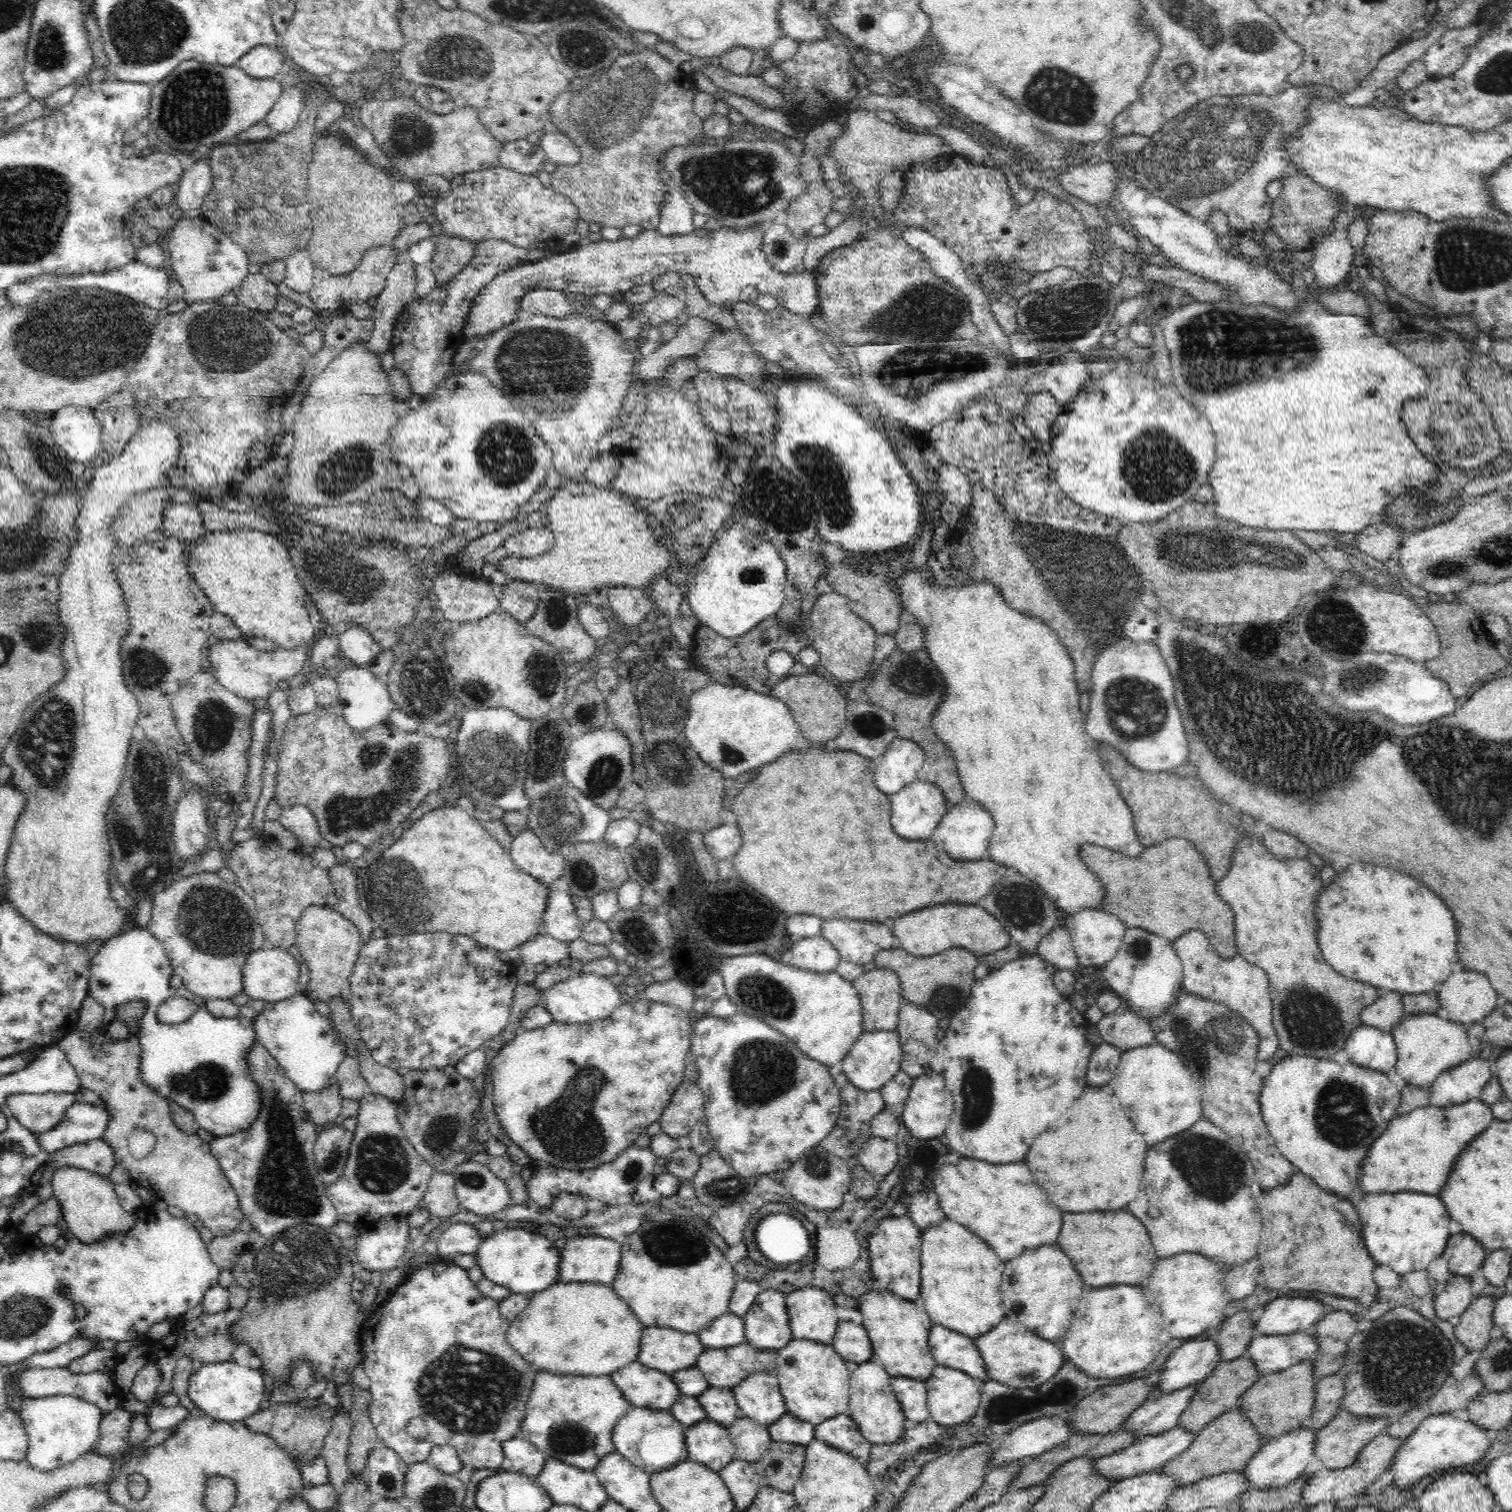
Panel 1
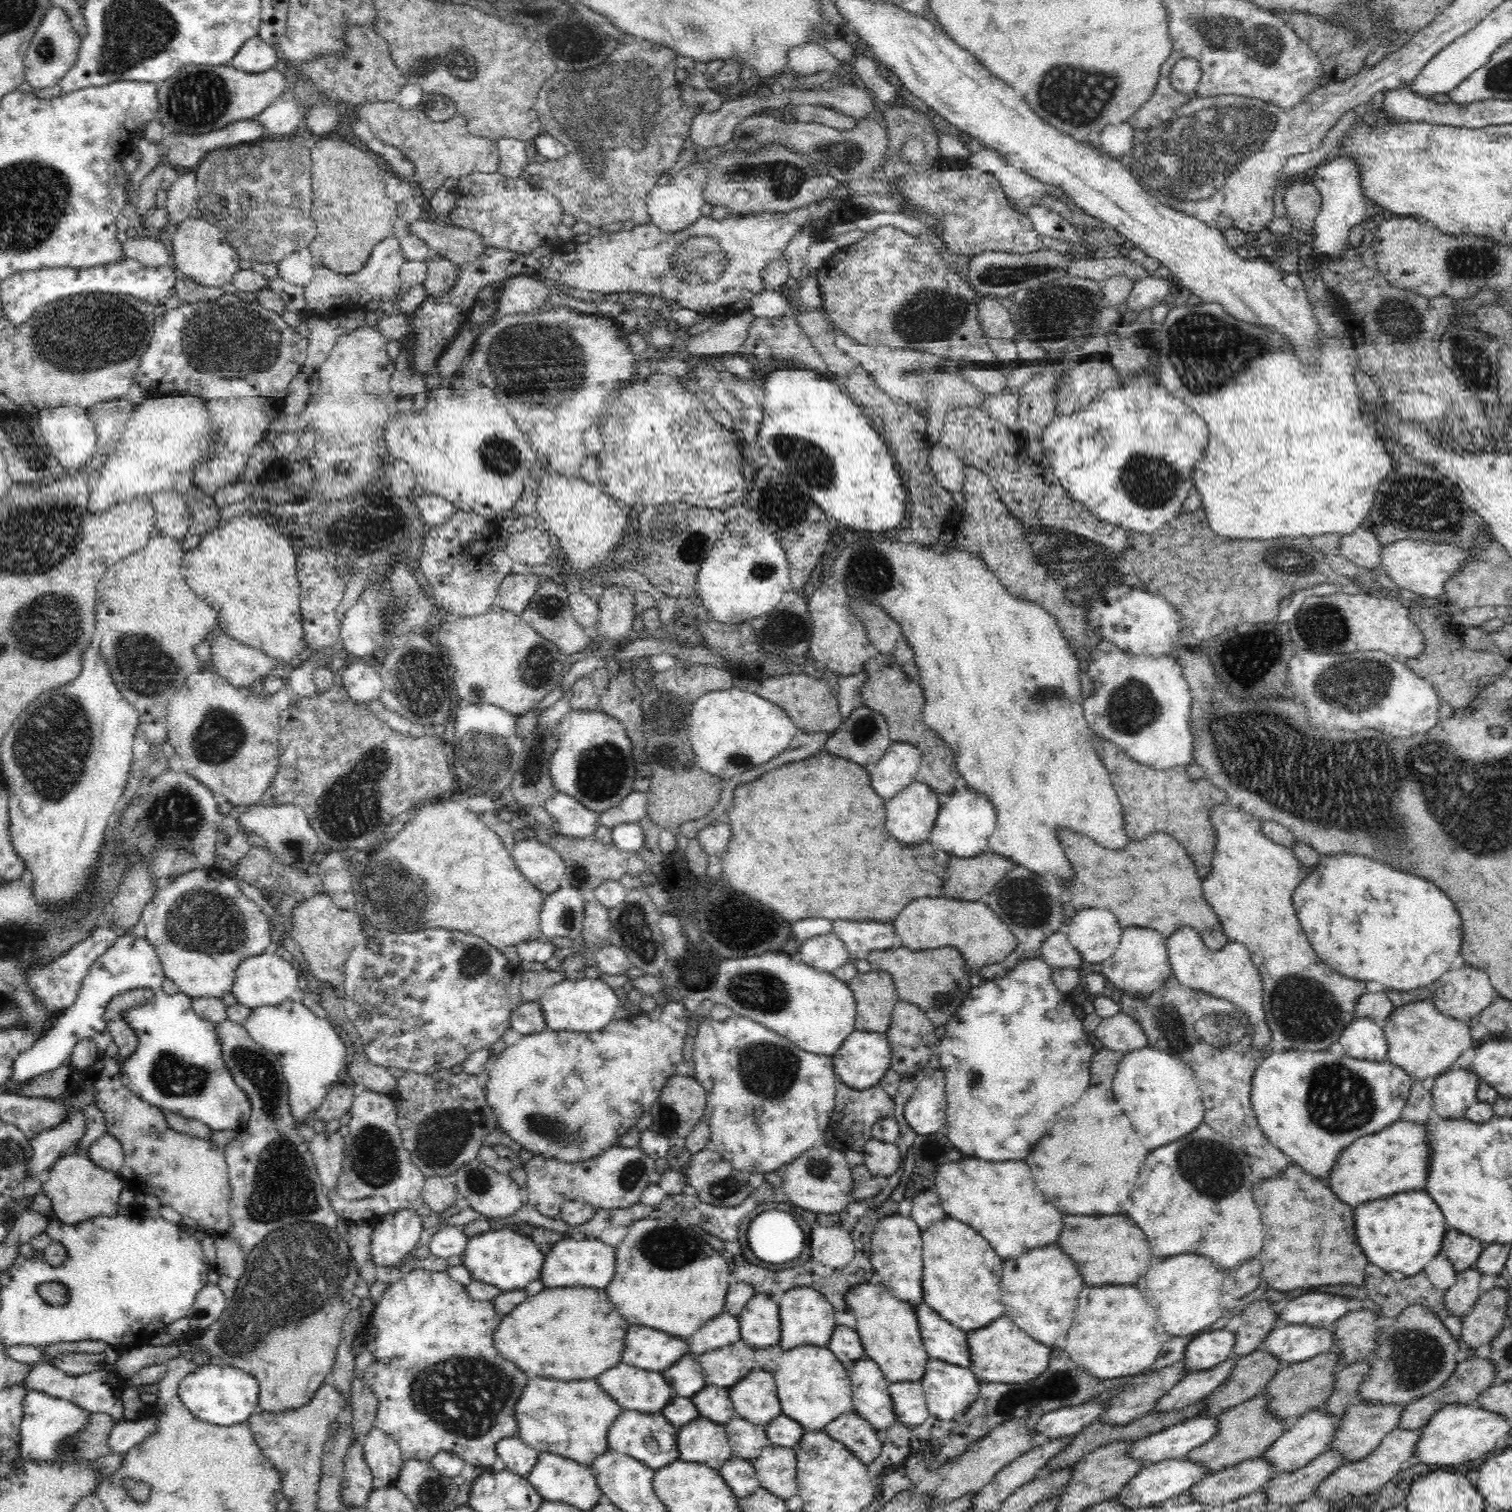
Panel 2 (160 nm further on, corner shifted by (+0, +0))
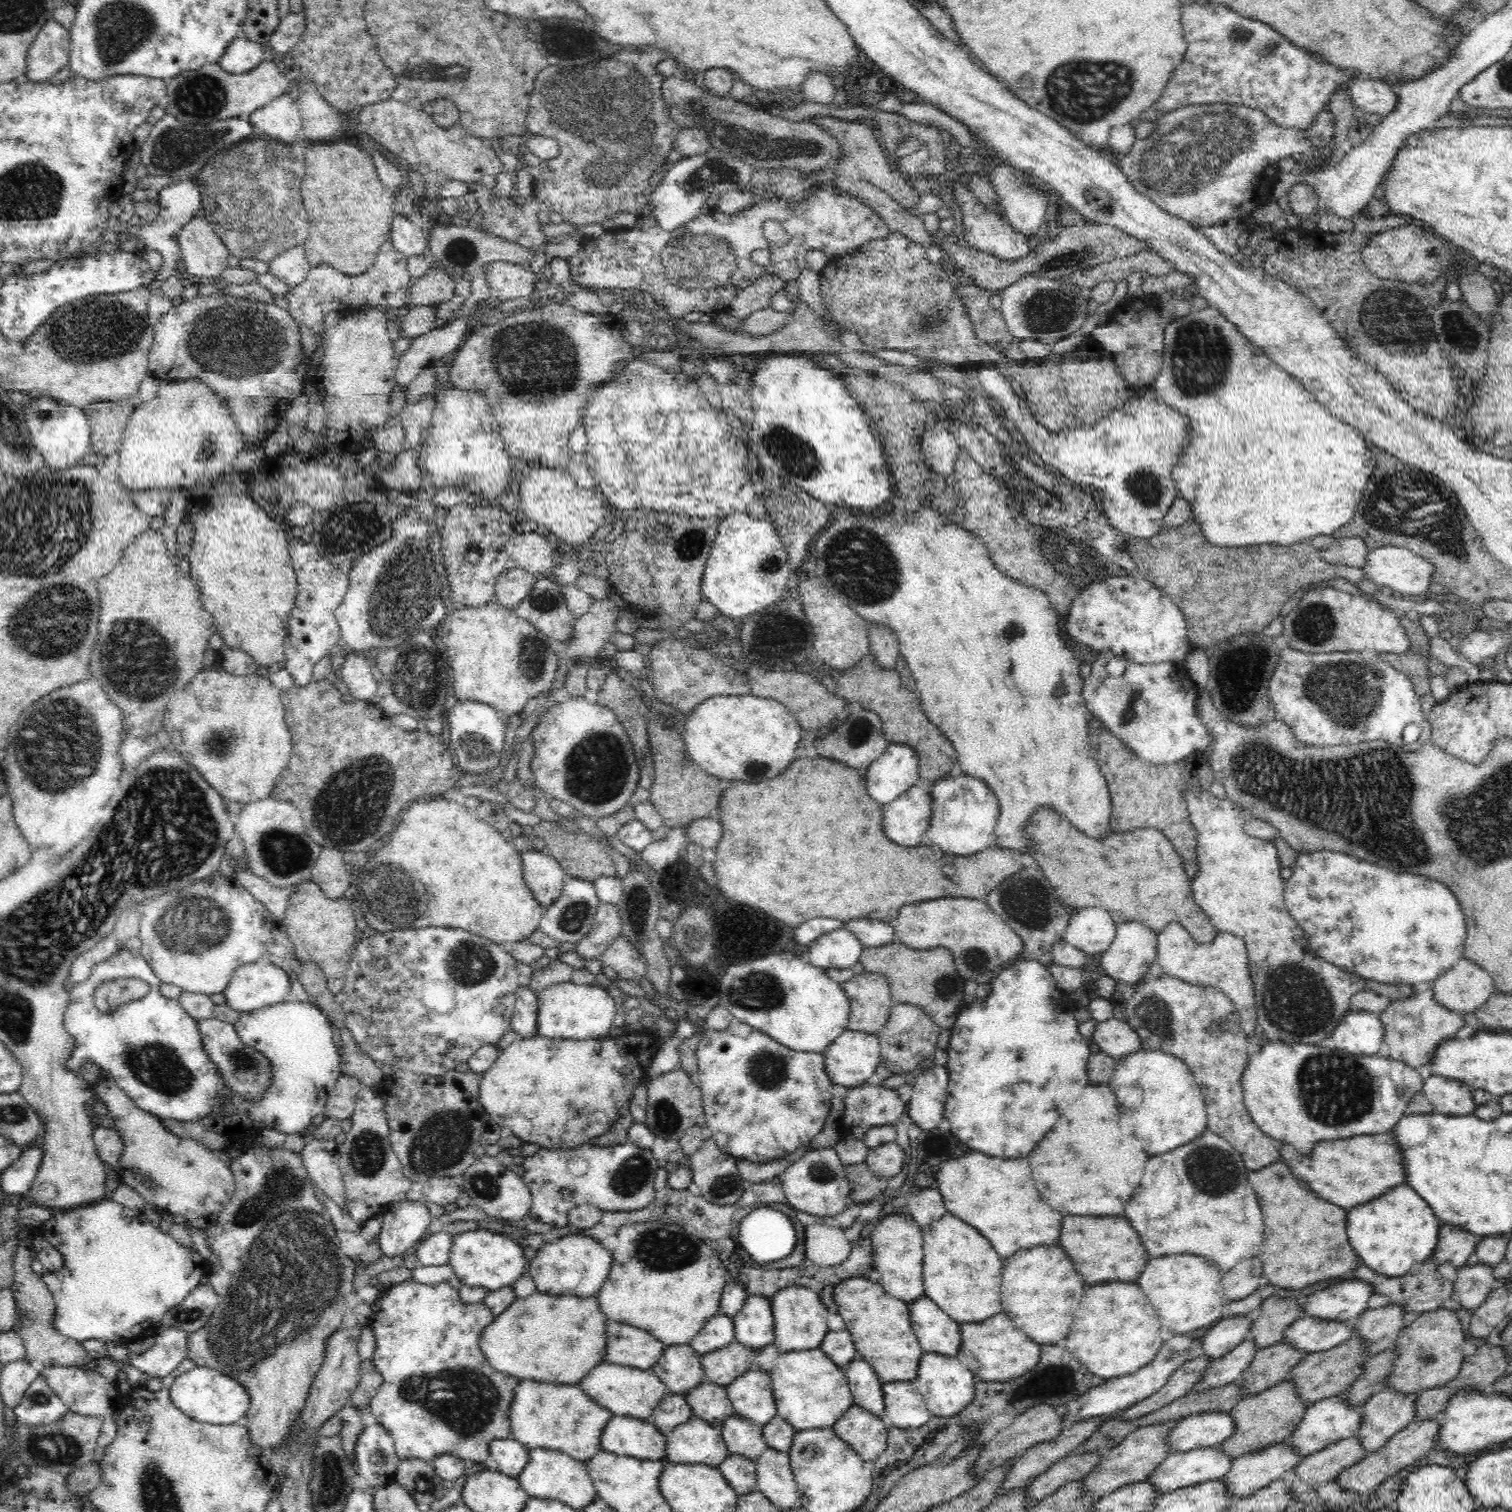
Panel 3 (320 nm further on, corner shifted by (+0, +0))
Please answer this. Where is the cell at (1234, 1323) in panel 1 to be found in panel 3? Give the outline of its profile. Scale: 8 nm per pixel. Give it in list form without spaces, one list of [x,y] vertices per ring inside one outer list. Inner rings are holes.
[[[1277,1296],[1266,1298],[1260,1307],[1261,1313],[1252,1322],[1247,1334],[1247,1338],[1254,1339],[1259,1349],[1282,1341],[1286,1328],[1302,1313],[1302,1302]]]

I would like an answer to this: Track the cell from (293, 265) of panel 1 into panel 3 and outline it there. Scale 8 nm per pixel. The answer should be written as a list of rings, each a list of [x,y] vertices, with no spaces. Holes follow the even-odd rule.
[[[303,245],[289,248],[269,262],[269,273],[292,287],[300,284],[310,269]]]

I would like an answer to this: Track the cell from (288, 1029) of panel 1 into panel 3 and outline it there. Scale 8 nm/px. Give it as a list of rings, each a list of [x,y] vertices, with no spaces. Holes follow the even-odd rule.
[[[284,1002],[242,1013],[236,1027],[240,1040],[250,1048],[270,1058],[272,1084],[258,1100],[244,1100],[232,1091],[229,1101],[219,1113],[196,1120],[208,1130],[223,1136],[226,1142],[251,1136],[255,1141],[261,1130],[278,1130],[284,1134],[303,1134],[318,1114],[324,1113],[327,1098],[335,1089],[342,1074],[341,1056],[334,1042],[332,1030],[319,1007],[312,1002]]]

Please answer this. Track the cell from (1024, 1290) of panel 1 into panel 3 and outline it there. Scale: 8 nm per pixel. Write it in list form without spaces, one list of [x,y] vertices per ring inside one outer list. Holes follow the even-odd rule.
[[[1040,1246],[1016,1252],[1004,1264],[1004,1278],[1002,1278],[1002,1308],[1010,1316],[1020,1330],[1024,1330],[1034,1342],[1038,1344],[1056,1344],[1058,1340],[1066,1338],[1074,1320],[1074,1312],[1078,1310],[1078,1302],[1084,1292],[1084,1282],[1076,1274],[1074,1264],[1068,1260],[1066,1252],[1058,1246]]]

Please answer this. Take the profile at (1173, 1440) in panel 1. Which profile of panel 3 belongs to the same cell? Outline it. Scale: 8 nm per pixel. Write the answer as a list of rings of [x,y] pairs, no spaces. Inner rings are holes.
[[[1229,1412],[1201,1413],[1179,1420],[1168,1436],[1168,1445],[1170,1452],[1188,1452],[1222,1444],[1235,1431],[1236,1424]]]

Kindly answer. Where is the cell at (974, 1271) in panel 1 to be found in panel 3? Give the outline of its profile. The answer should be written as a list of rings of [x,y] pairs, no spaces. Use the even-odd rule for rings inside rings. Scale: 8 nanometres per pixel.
[[[950,1212],[936,1220],[930,1228],[924,1228],[924,1288],[948,1316],[959,1323],[977,1323],[1003,1312],[996,1304],[1000,1298],[1002,1260],[992,1244],[970,1228],[964,1220]],[[994,1302],[994,1304],[990,1304]]]

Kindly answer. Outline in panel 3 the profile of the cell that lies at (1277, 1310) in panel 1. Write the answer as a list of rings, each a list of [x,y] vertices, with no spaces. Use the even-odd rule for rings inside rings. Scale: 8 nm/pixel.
[[[1344,1280],[1336,1286],[1329,1286],[1318,1292],[1312,1293],[1306,1302],[1302,1302],[1301,1315],[1316,1316],[1328,1320],[1340,1321],[1340,1323],[1355,1326],[1360,1318],[1368,1310],[1368,1300],[1374,1296],[1374,1287],[1364,1280]]]

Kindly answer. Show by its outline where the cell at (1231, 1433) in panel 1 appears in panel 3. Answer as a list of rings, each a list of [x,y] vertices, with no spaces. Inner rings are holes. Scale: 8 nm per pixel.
[[[1287,1378],[1265,1392],[1254,1394],[1240,1400],[1229,1414],[1236,1424],[1236,1431],[1226,1442],[1218,1444],[1218,1449],[1236,1458],[1244,1453],[1266,1448],[1268,1445],[1288,1440],[1302,1423],[1308,1406],[1297,1394],[1293,1380]]]

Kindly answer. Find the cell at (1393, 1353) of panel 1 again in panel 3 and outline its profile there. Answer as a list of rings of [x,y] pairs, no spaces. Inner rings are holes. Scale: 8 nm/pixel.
[[[1438,1308],[1420,1314],[1409,1326],[1405,1326],[1392,1347],[1399,1357],[1394,1371],[1385,1381],[1385,1387],[1412,1394],[1446,1385],[1460,1373],[1465,1361],[1462,1347],[1467,1341],[1456,1311]]]

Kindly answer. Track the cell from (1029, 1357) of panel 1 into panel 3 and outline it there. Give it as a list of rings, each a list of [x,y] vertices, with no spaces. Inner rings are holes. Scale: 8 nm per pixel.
[[[998,1314],[977,1323],[960,1323],[961,1345],[958,1360],[982,1380],[1010,1380],[1020,1374],[1026,1374],[1040,1362],[1040,1346],[1028,1340],[1022,1332],[1014,1330],[1011,1320],[1004,1314]]]

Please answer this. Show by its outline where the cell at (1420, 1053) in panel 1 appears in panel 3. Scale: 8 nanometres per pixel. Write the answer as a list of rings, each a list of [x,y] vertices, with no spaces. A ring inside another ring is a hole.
[[[1430,988],[1423,992],[1414,991],[1409,997],[1394,997],[1379,1015],[1385,1030],[1385,1043],[1390,1049],[1390,1058],[1400,1060],[1416,1070],[1432,1060],[1433,1052],[1443,1040],[1453,1039],[1464,1026],[1462,1016],[1436,1001],[1433,989]]]

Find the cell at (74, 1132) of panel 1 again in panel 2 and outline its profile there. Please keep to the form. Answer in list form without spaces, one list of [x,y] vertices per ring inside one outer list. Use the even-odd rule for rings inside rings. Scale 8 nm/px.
[[[70,1107],[66,1118],[58,1126],[31,1139],[33,1153],[26,1164],[27,1178],[36,1178],[50,1168],[60,1155],[80,1142],[85,1130],[83,1109]]]

